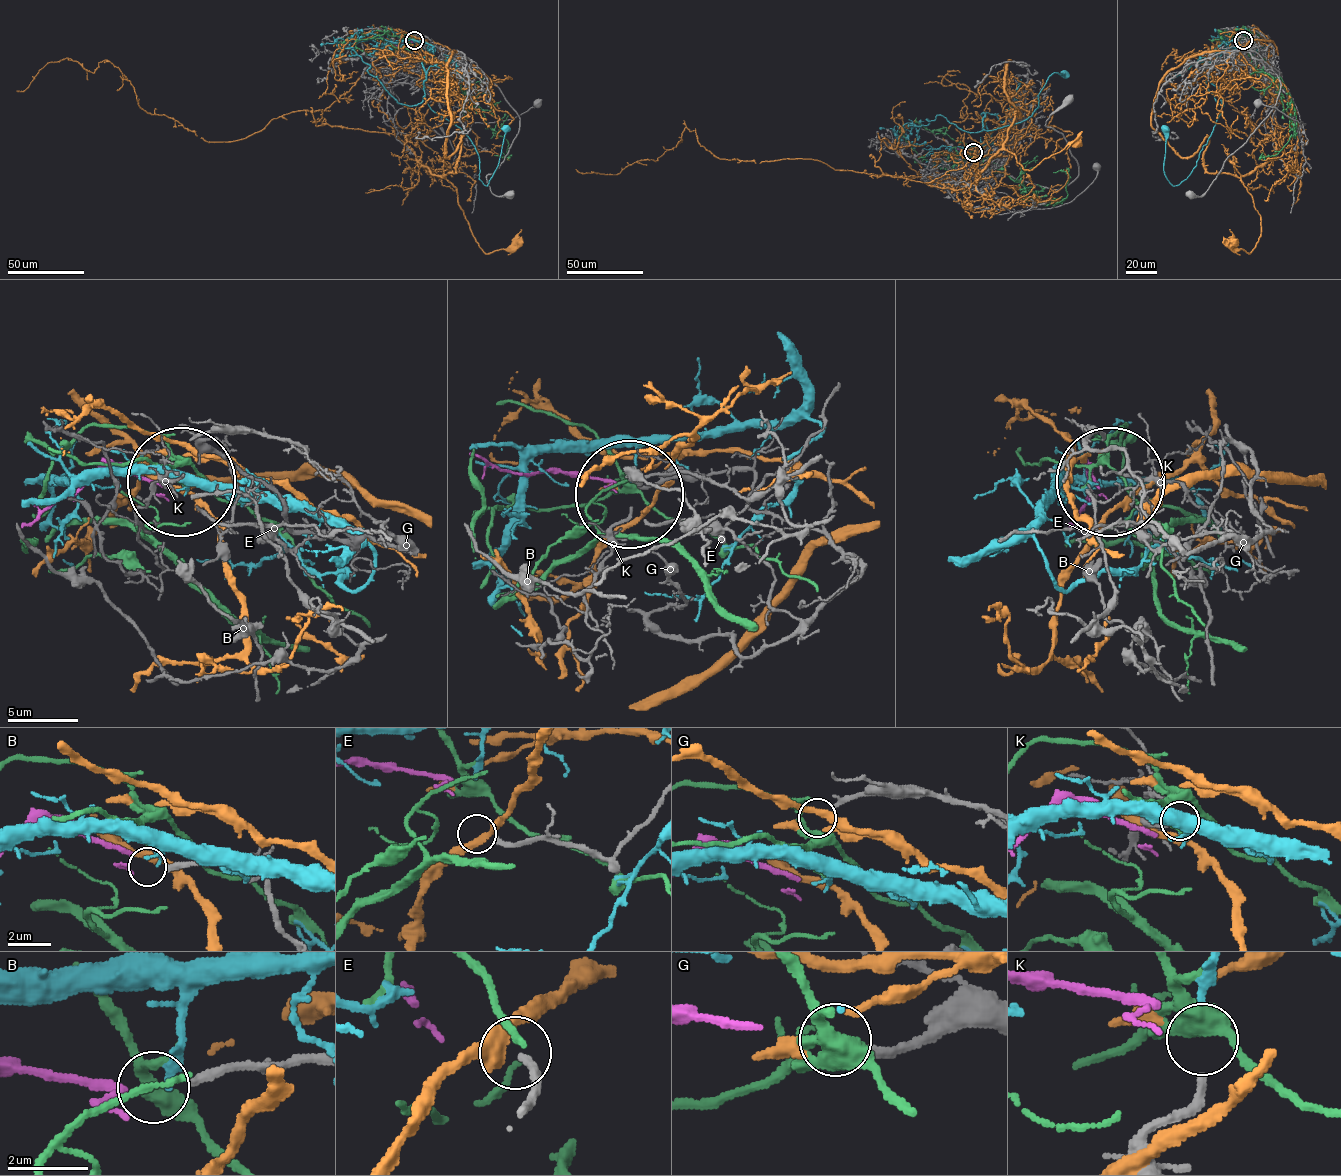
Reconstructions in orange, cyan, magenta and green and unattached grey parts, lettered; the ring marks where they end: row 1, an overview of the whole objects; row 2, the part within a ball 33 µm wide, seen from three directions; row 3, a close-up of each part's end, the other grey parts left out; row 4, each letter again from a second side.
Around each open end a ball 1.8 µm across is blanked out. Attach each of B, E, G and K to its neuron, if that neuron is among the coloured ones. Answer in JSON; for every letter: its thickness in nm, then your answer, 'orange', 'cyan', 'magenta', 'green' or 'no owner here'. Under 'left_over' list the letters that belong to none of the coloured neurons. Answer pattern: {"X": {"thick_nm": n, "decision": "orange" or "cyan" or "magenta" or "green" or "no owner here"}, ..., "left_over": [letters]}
{"B": {"thick_nm": 240, "decision": "magenta"}, "E": {"thick_nm": 240, "decision": "no owner here"}, "G": {"thick_nm": 240, "decision": "no owner here"}, "K": {"thick_nm": 220, "decision": "cyan"}, "left_over": ["E", "G"]}

